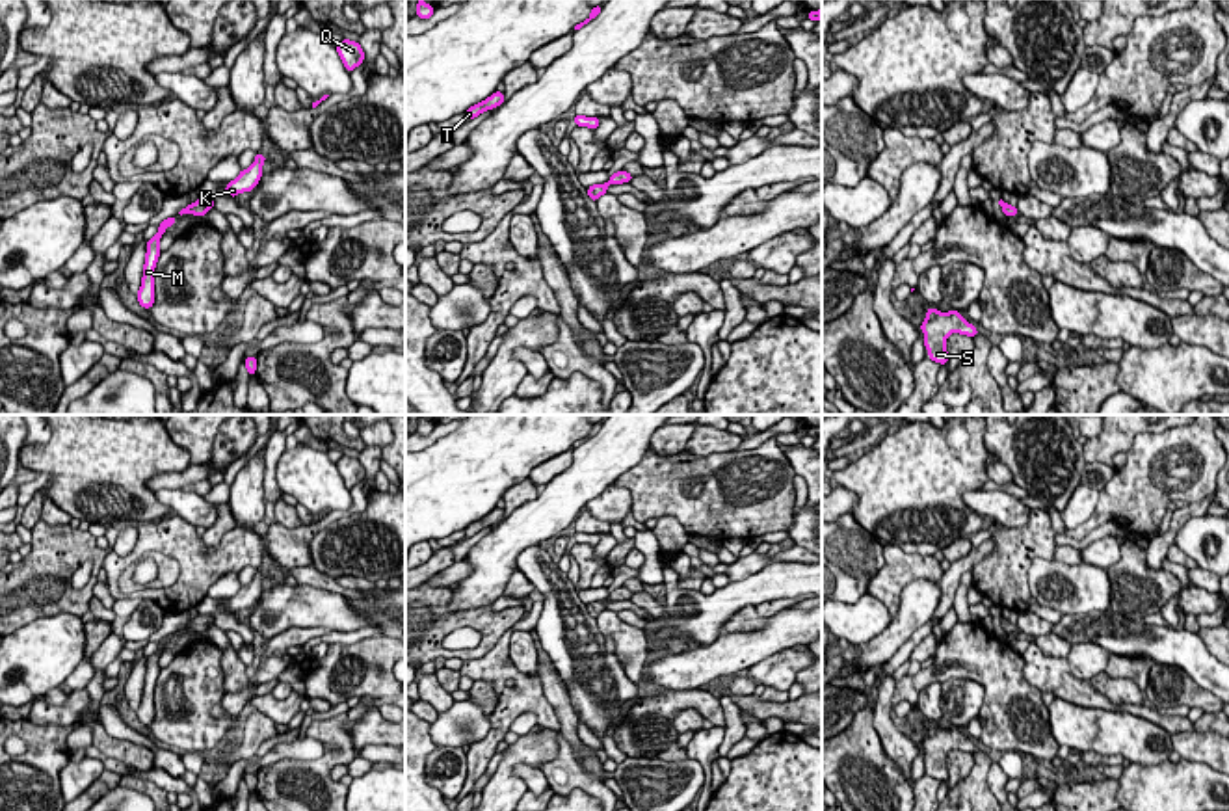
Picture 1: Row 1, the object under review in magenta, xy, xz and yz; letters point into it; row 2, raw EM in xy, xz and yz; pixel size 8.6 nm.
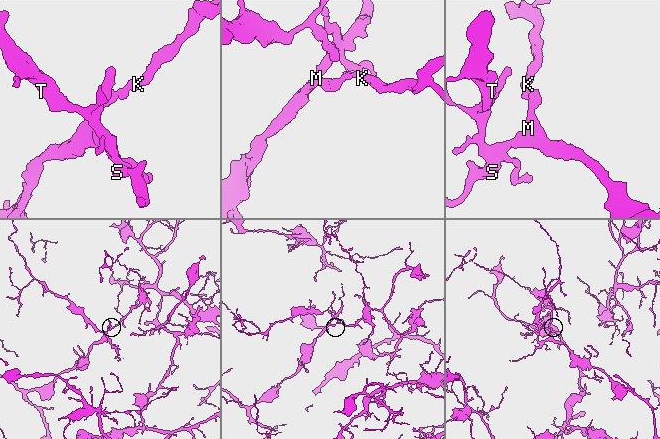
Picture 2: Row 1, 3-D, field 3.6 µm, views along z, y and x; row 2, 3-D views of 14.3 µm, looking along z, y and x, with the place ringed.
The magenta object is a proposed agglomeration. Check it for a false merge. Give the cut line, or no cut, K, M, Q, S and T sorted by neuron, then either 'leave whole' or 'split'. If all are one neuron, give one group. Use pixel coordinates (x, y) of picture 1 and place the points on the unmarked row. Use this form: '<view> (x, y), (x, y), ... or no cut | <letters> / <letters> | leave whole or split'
no cut | K M Q S T | leave whole

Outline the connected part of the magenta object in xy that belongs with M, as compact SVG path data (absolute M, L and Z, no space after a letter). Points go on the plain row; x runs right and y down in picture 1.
M199 614L195 619L188 621L186 625L178 627L175 632L164 636L158 642L158 649L147 657L147 670L145 670L145 681L143 681L143 694L141 694L141 703L136 711L138 720L145 725L151 725L154 722L154 685L160 673L160 655L165 649L167 644L175 642L175 636L184 631L193 631L205 634L206 629L214 625L214 616L203 616Z

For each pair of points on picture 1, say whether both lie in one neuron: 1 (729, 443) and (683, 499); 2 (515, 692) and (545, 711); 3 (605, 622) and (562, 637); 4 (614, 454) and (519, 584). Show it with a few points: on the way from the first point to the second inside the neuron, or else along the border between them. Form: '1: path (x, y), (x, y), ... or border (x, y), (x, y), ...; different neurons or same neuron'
1: border (685, 449), (694, 456), (735, 451); different neurons
2: path (523, 692), (538, 704); same neuron
3: border (594, 618), (605, 638); different neurons
4: border (515, 568), (502, 594); different neurons

